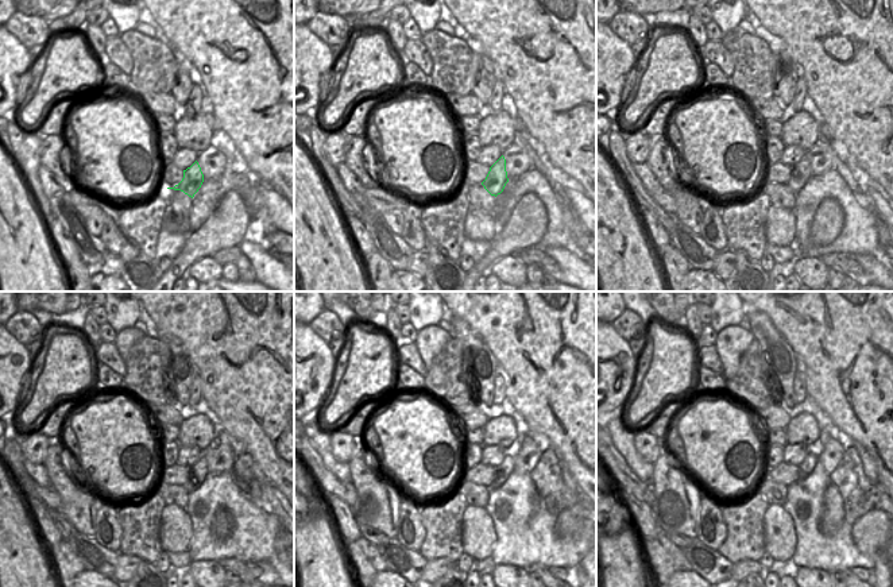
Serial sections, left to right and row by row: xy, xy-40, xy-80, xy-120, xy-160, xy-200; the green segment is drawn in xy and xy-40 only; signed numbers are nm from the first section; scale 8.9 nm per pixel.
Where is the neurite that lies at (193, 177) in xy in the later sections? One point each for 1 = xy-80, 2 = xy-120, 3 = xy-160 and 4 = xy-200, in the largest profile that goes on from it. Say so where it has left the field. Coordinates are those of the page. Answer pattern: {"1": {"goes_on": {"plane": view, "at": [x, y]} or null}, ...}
{"1": {"goes_on": {"plane": "xy-80", "at": [800, 172]}}, "2": {"goes_on": {"plane": "xy-120", "at": [197, 472]}}, "3": {"goes_on": {"plane": "xy-160", "at": [502, 472]}}, "4": {"goes_on": {"plane": "xy-200", "at": [808, 463]}}}

